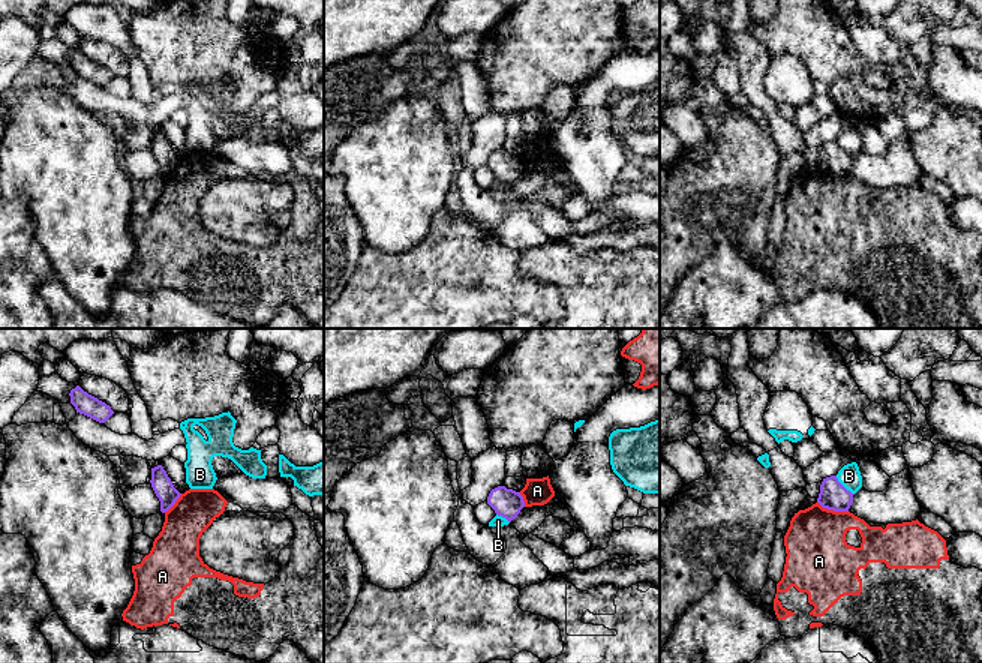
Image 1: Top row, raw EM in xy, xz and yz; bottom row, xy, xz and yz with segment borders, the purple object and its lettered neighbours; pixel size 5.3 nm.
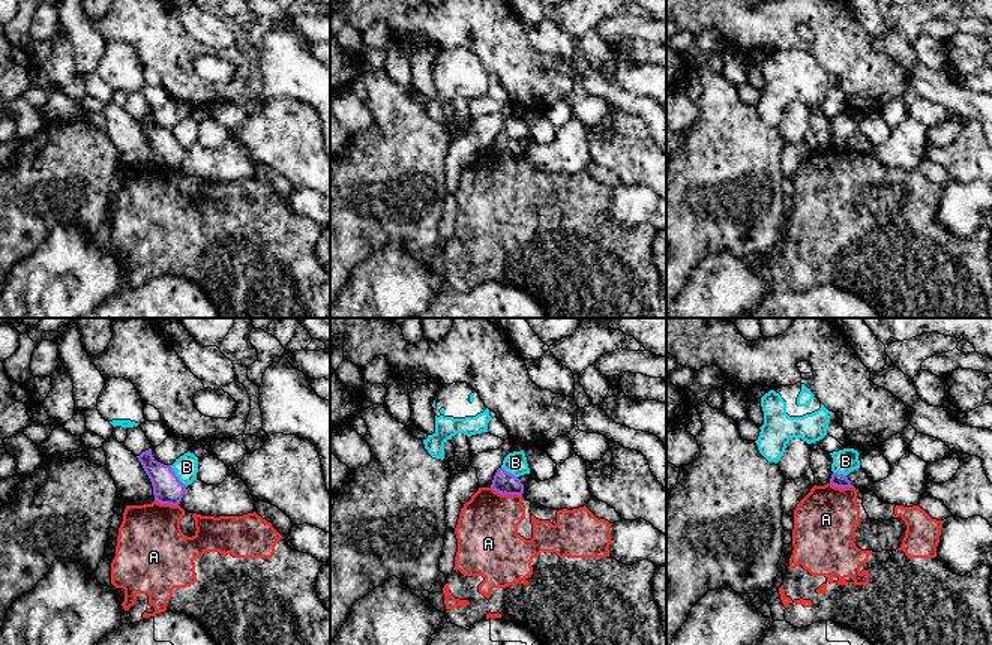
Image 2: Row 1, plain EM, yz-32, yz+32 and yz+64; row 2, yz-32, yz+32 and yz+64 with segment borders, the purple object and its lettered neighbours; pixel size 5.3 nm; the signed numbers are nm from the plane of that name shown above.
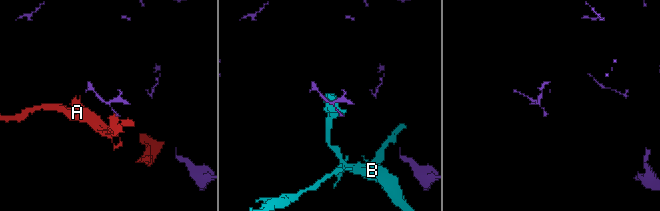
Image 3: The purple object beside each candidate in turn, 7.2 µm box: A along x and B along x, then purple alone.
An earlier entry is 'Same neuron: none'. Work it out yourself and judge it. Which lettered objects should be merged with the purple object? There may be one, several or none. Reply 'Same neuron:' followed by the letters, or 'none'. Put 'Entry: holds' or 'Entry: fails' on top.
Entry: holds
Same neuron: none

